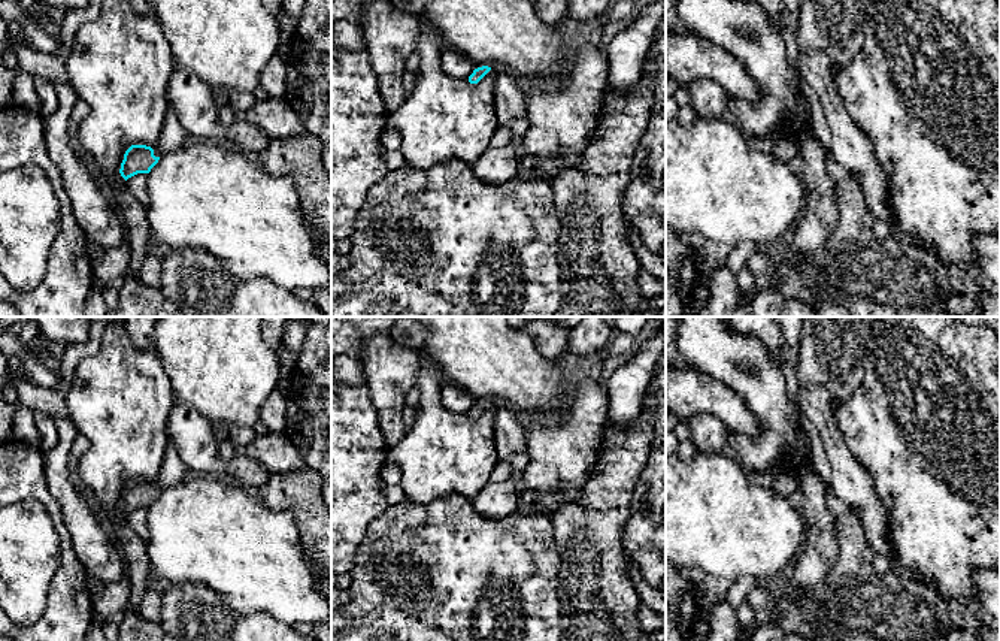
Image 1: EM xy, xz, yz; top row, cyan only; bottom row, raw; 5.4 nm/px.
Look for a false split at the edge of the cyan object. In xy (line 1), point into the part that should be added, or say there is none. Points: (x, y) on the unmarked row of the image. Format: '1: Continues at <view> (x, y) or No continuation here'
1: Continues at xy (173, 471)

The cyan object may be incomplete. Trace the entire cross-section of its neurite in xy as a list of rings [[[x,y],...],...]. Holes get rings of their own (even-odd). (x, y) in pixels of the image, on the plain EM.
[[[169,442],[158,477],[152,483],[146,480],[131,480],[124,489],[119,504],[121,511],[127,515],[137,508],[149,508],[161,490],[184,481],[187,472],[188,468],[182,462],[176,447]]]

